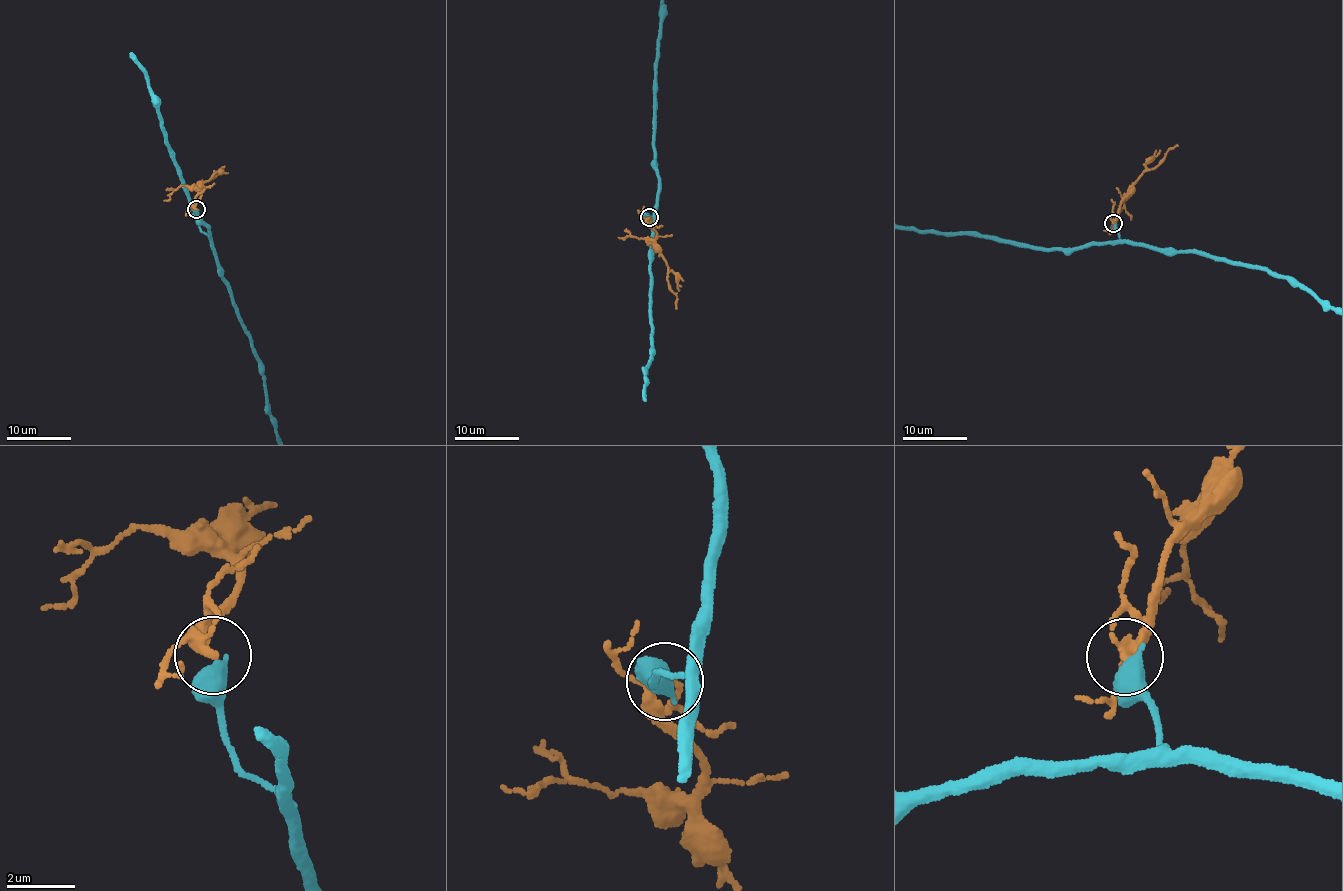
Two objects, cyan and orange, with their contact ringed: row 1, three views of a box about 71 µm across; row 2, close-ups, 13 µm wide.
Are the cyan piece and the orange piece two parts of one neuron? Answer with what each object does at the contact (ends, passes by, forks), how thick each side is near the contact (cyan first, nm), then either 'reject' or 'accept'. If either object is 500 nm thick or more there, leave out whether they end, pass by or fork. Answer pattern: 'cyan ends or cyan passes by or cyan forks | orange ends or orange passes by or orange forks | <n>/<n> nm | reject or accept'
600/200 nm | reject

